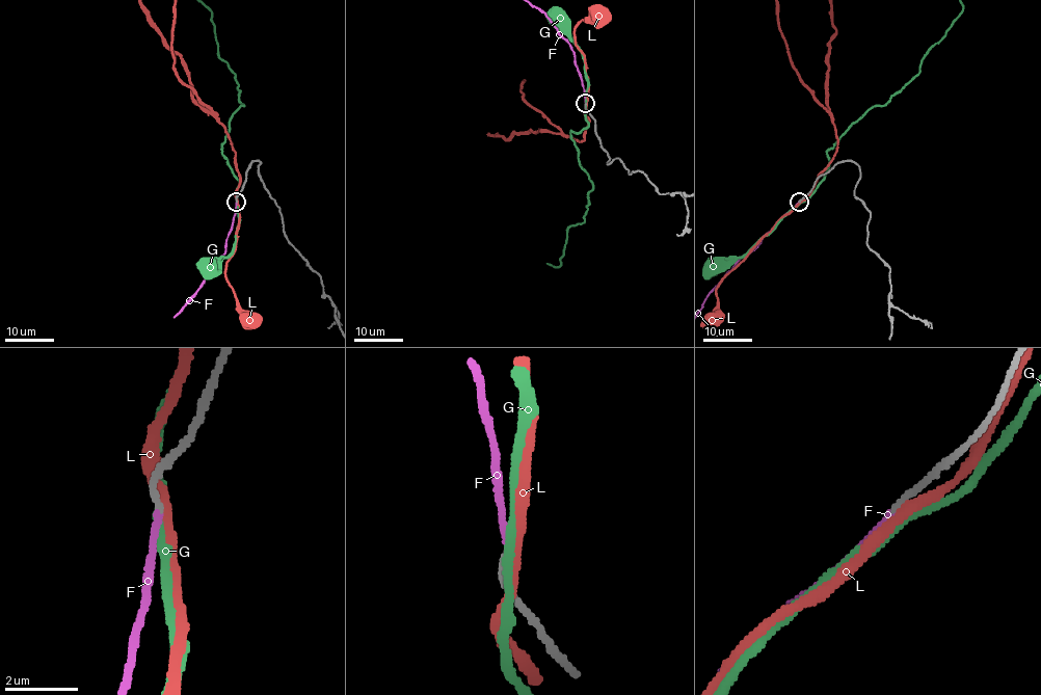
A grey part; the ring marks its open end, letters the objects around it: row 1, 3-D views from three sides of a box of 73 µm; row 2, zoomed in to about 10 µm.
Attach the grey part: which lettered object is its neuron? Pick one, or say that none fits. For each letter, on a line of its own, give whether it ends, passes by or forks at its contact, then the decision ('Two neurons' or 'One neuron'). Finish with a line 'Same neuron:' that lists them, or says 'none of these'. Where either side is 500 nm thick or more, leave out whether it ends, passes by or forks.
F: It ends there. One neuron
G: It passes by. Two neurons
L: It passes by. Two neurons
Same neuron: F

